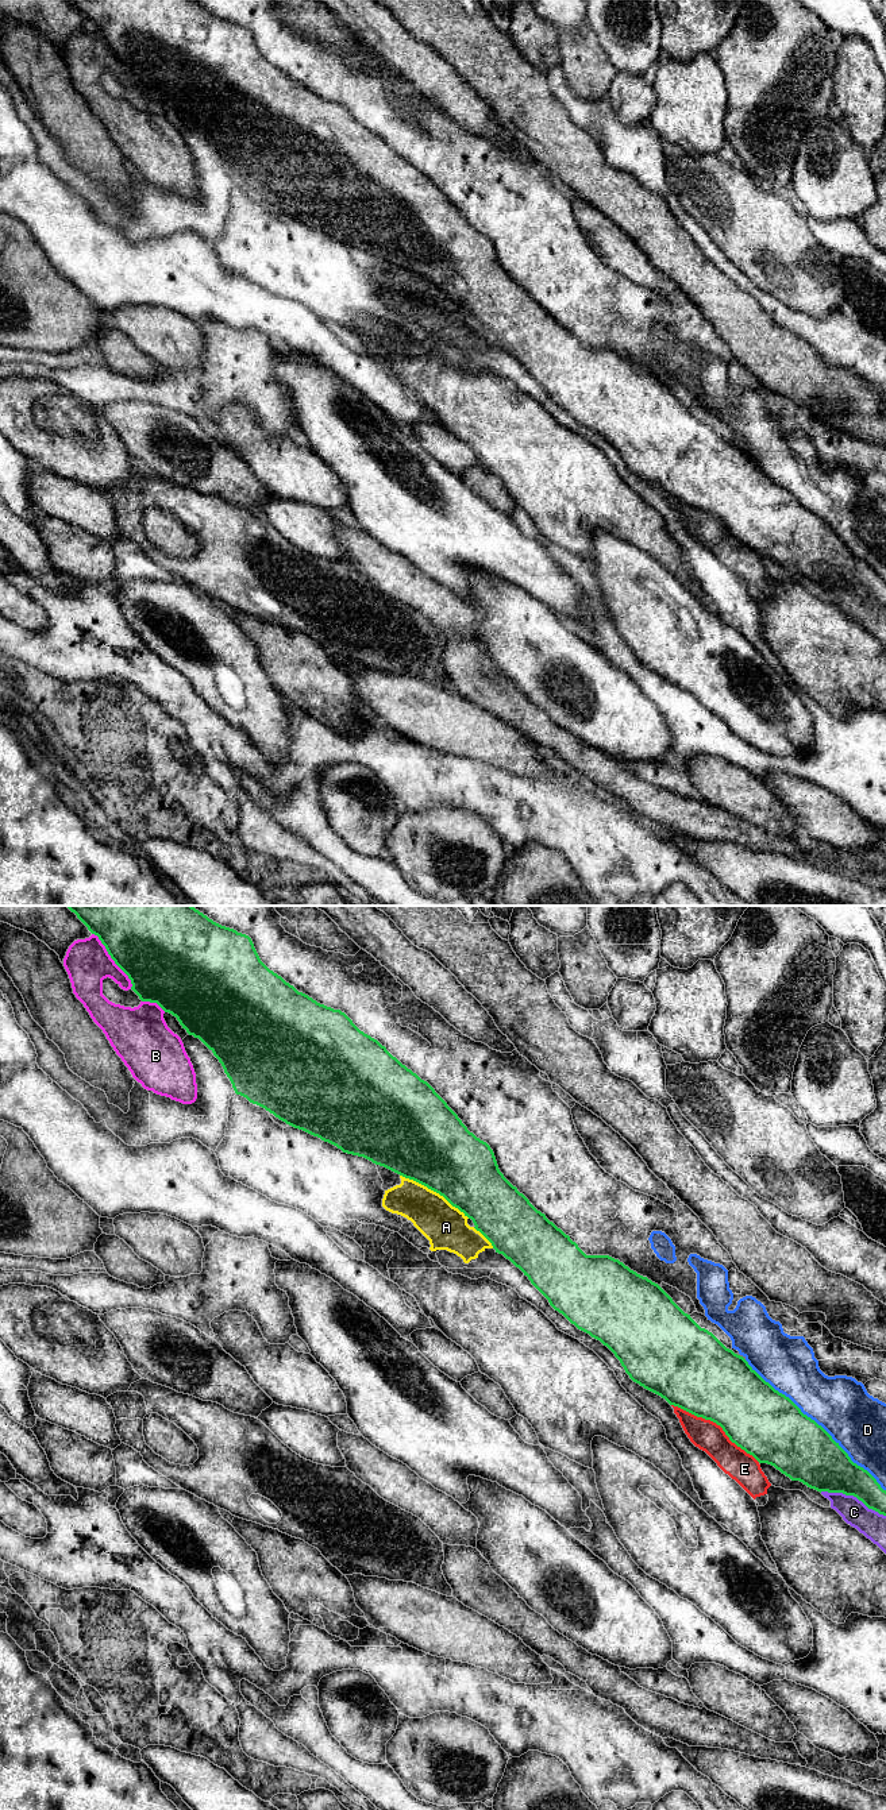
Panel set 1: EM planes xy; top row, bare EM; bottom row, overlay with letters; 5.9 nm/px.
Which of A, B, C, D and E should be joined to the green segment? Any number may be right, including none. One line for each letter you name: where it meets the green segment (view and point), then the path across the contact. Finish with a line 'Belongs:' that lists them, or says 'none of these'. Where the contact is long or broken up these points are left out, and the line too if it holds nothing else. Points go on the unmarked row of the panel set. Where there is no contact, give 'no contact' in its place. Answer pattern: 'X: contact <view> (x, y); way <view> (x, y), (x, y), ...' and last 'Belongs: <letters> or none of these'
Belongs: none of these

